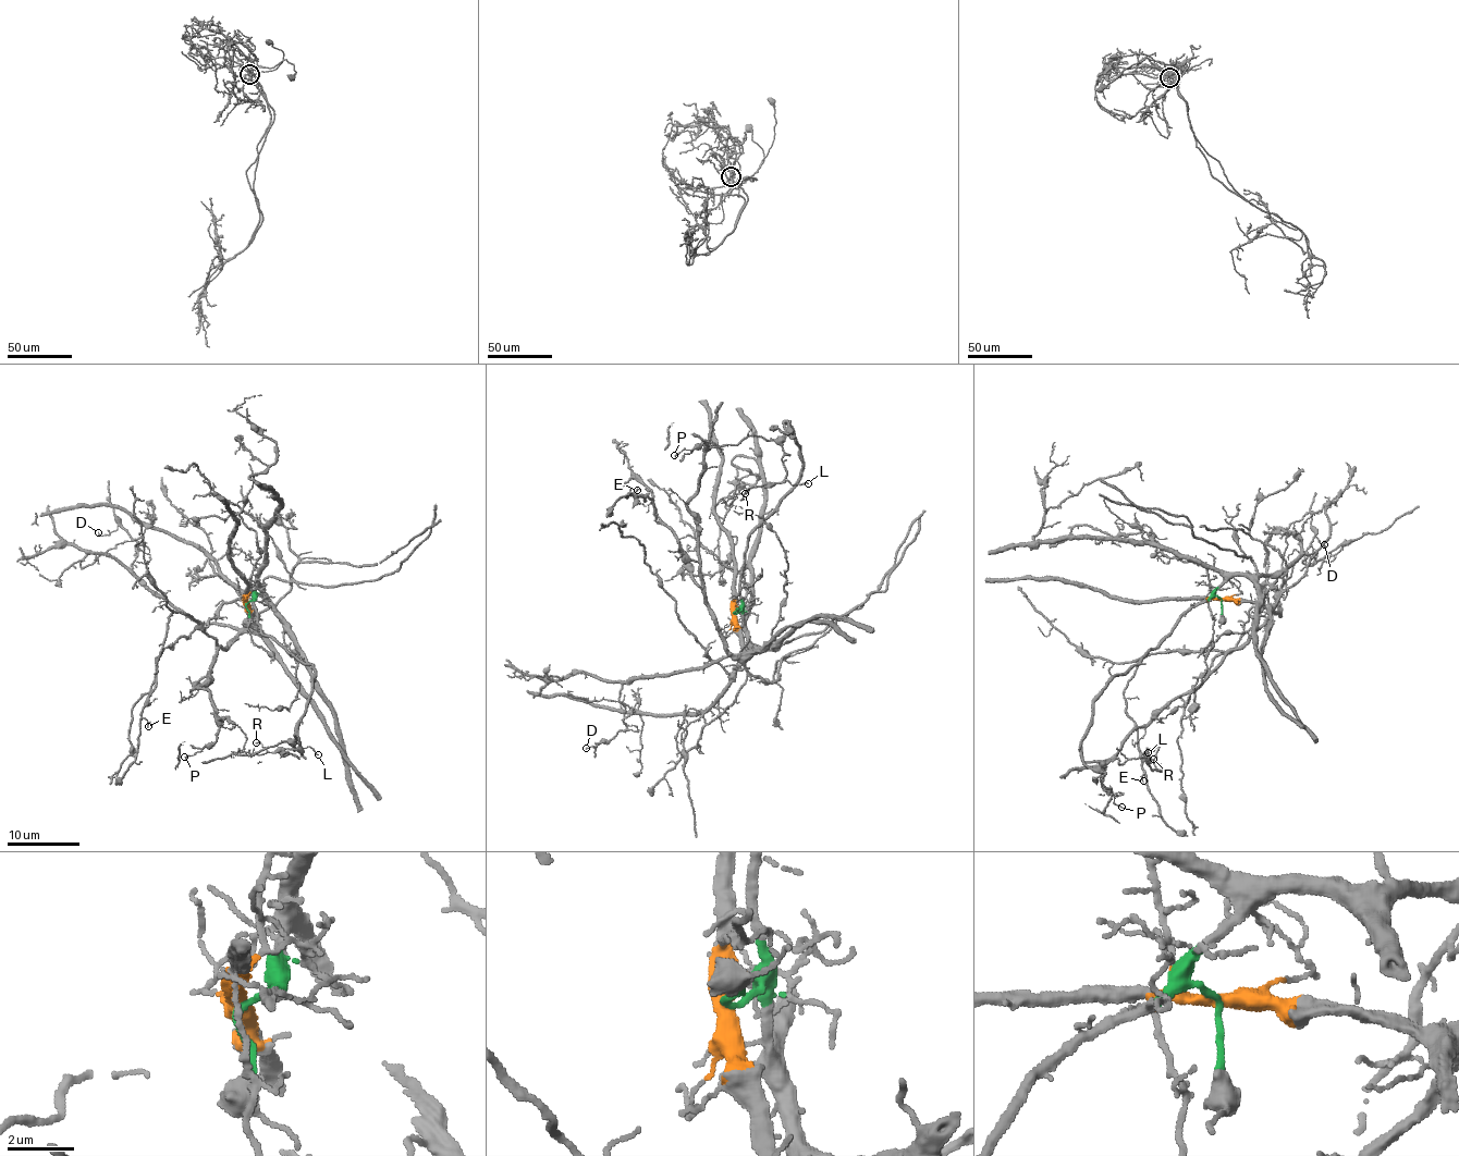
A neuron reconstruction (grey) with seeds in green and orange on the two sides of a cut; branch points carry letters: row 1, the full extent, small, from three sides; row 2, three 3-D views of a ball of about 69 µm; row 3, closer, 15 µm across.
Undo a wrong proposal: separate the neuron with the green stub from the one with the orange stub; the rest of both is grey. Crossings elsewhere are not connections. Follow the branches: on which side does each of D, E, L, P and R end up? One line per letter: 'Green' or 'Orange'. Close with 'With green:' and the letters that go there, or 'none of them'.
D: Orange
E: Orange
L: Green
P: Orange
R: Green
With green: L, R

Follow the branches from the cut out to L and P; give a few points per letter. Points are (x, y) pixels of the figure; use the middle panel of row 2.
L: (735, 613), (740, 609), (747, 540), (802, 474), (802, 456), (787, 422), (786, 480), (808, 483)
P: (735, 614), (740, 652), (732, 654), (707, 604), (699, 528), (688, 509), (708, 445), (705, 441), (674, 456)

